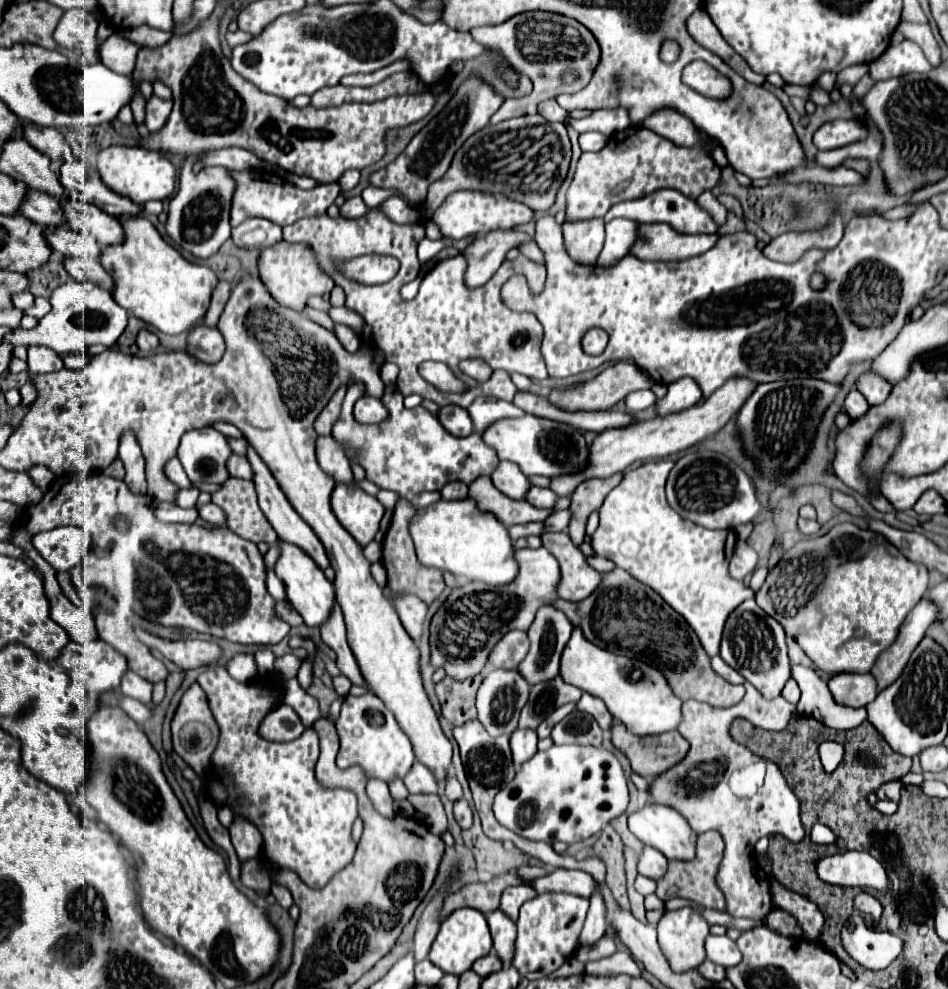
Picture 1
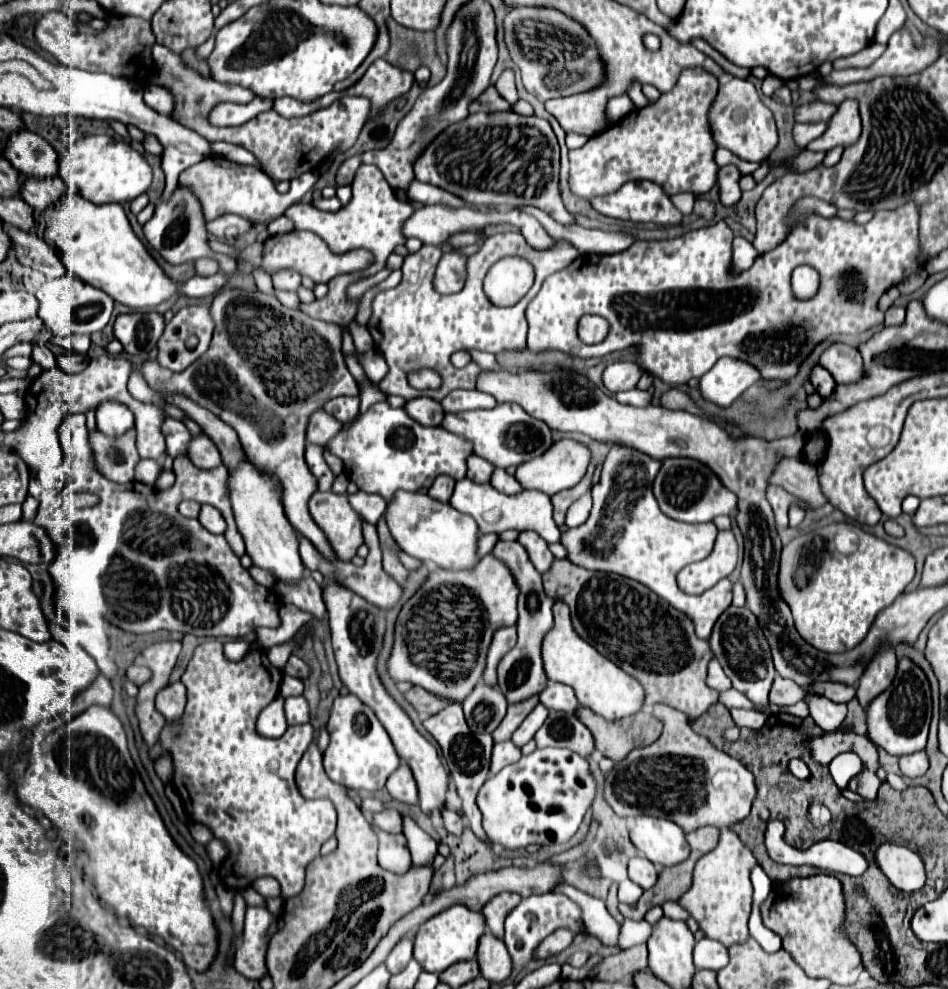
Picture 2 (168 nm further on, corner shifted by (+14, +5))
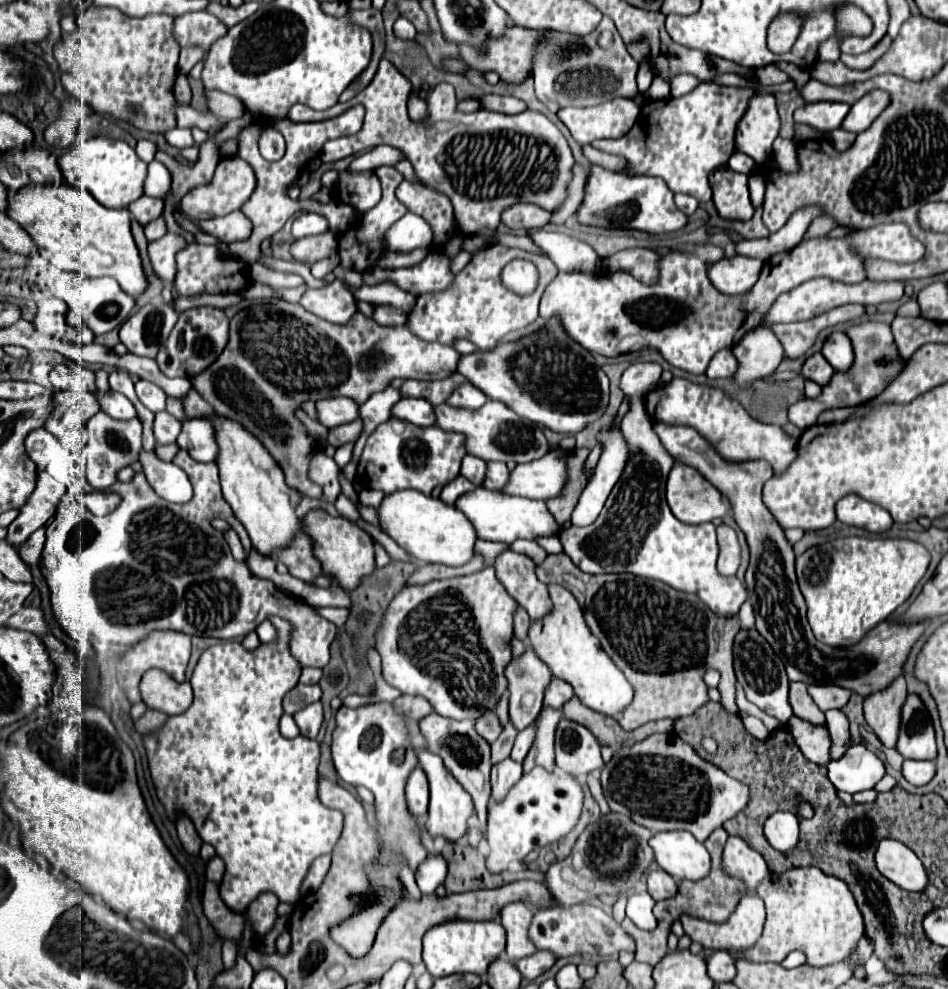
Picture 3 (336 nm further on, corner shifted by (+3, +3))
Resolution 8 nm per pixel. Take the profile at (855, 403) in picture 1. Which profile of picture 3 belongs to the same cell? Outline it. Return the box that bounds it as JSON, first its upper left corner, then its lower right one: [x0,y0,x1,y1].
[802,353,834,385]

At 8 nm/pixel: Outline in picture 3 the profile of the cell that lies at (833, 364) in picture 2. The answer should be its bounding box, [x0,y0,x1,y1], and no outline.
[822,331,854,371]

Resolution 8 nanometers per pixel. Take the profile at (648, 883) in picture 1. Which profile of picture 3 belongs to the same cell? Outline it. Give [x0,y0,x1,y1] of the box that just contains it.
[626,893,656,931]

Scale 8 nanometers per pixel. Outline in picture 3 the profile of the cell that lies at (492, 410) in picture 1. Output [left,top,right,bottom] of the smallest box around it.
[448,383,488,409]

